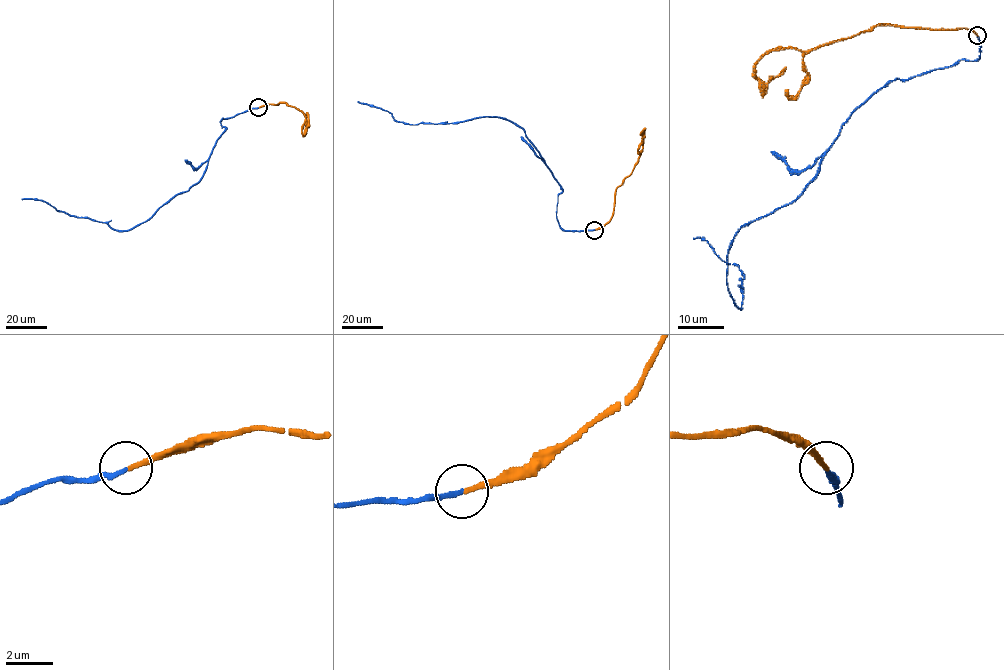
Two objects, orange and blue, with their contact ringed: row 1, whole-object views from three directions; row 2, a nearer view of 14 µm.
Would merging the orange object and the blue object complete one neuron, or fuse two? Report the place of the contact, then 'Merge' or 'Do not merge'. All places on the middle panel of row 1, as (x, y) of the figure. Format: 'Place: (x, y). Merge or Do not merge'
Place: (594, 230). Merge

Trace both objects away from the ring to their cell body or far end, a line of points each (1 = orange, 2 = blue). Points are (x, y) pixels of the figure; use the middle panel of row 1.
1: (595, 229), (610, 220), (615, 189), (631, 173), (638, 160), (644, 129), (641, 133), (643, 143)
2: (594, 229), (560, 227), (556, 212), (562, 190), (523, 130), (506, 119), (405, 124), (388, 111), (358, 101)

